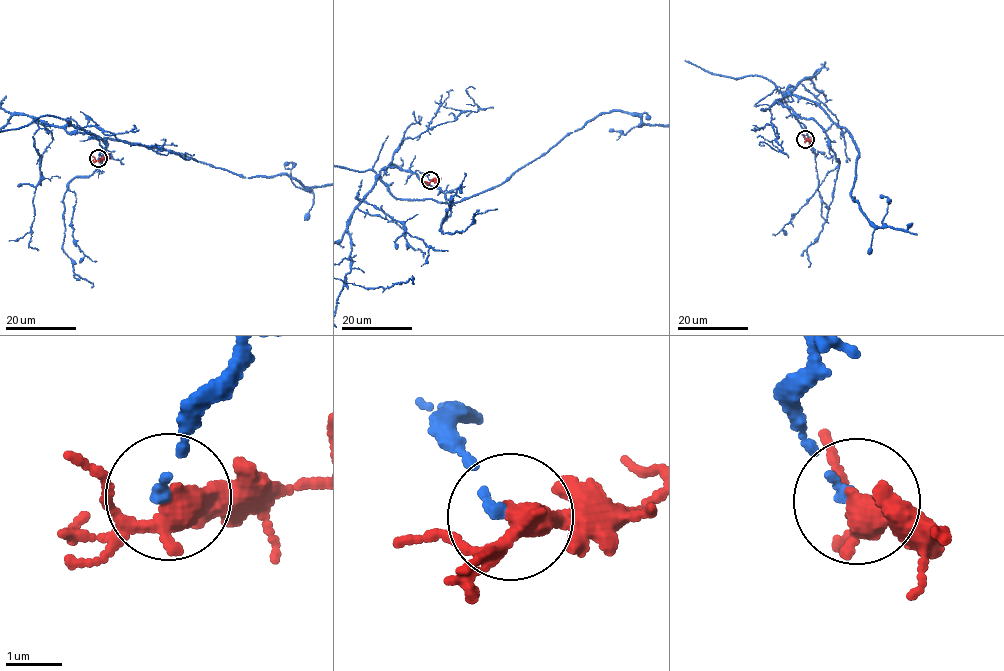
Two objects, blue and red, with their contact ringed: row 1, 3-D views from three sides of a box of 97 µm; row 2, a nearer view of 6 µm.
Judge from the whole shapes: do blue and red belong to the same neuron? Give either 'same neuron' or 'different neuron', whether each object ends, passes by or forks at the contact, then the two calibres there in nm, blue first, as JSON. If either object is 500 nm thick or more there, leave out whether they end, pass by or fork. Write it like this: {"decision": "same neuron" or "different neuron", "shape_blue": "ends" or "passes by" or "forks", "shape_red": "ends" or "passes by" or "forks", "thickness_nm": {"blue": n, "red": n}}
{"decision": "different neuron", "shape_blue": "ends", "shape_red": "forks", "thickness_nm": {"blue": 160, "red": 320}}

